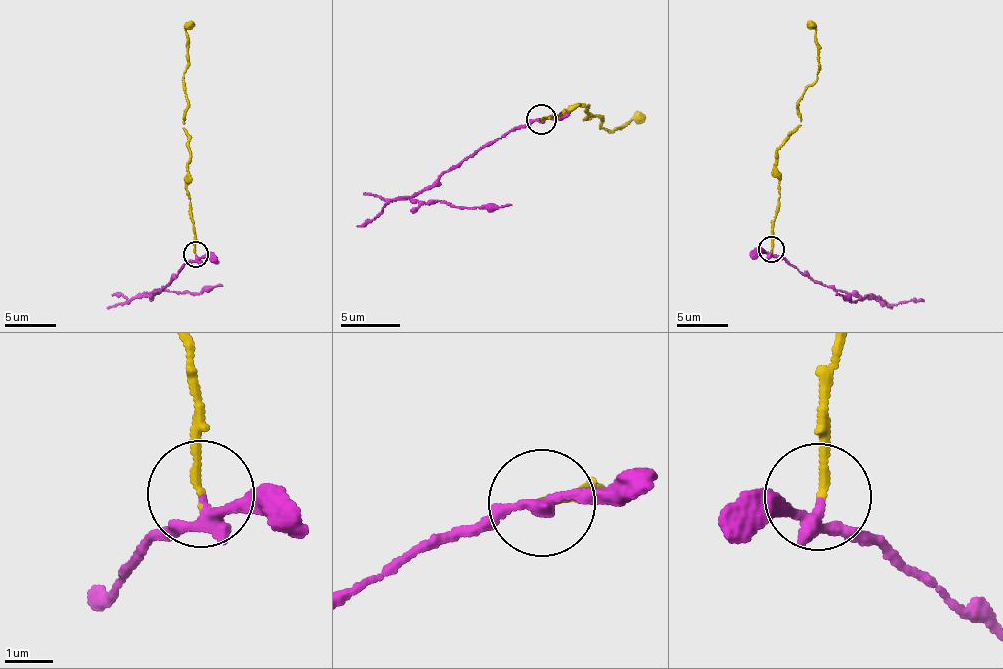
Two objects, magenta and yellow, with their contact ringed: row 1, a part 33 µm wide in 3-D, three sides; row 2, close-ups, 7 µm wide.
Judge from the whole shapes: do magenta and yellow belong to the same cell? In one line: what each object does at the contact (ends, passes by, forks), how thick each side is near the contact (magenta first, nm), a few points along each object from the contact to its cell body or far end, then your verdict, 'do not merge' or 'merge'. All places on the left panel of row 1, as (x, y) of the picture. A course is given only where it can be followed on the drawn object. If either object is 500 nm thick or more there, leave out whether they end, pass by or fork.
magenta passes by | yellow ends | 220/140 nm | magenta via (196, 255), (181, 265), (165, 287), (153, 296), (144, 294), (203, 293), (222, 285) | yellow via (196, 255), (186, 195), (191, 152), (183, 128), (188, 100), (183, 80), (187, 44), (185, 27), (190, 20) | do not merge

